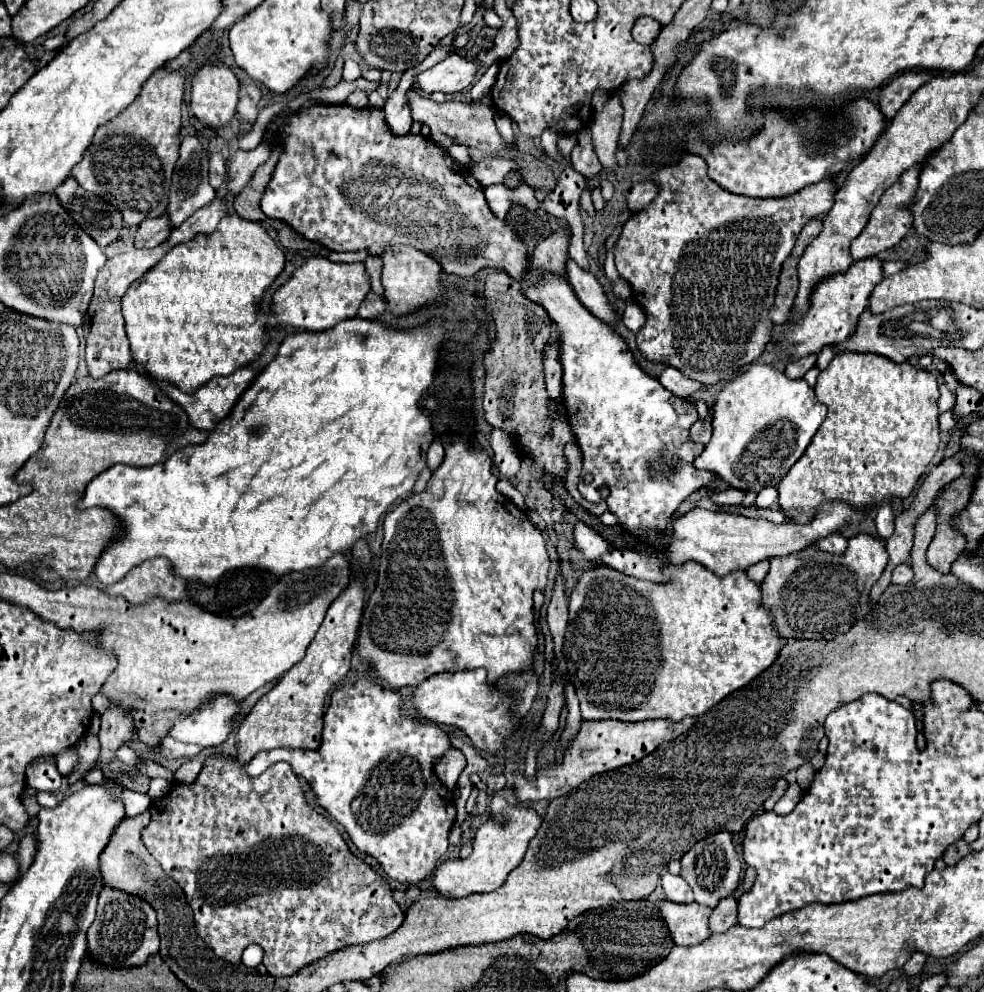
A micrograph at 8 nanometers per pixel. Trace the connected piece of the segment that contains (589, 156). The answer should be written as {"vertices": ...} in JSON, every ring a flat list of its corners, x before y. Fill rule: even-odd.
{"vertices":[[578,133,578,141,570,153,572,159,572,167,582,173,586,179,596,179,598,173,602,171,602,165,594,153,594,145,590,141,590,133],[586,135,586,137,584,137]]}

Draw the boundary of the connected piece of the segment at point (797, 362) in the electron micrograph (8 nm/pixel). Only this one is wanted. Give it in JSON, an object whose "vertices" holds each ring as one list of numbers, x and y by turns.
{"vertices":[[812,353,812,355,800,357,800,359,790,359,790,361,788,361,788,365,786,365,786,373,788,373,788,377,790,377,790,379,804,377,804,375,806,375,806,371,814,367,816,357,818,357,818,355,816,355,816,353]]}

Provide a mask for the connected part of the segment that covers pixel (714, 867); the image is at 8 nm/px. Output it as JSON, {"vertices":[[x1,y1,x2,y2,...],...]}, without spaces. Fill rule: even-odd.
{"vertices":[[728,831,714,833,702,841,698,841,682,859,682,871,680,875,686,879,686,883,692,887,696,903,706,905,706,907,716,907,720,899,732,897,732,893,738,889,740,883,740,873,742,873,742,863,740,857,734,849,732,835]]}

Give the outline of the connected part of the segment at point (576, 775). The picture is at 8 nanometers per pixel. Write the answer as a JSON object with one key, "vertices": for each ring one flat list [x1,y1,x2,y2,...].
{"vertices":[[686,717,682,721,668,721,668,719,648,719,638,723,622,723,622,721,582,721,582,727,578,731,576,741,572,743,572,751,564,755,562,765,552,765,550,769,538,771,536,779,530,783,524,775,514,777,514,791,518,801,552,801,556,797,562,797,564,793,570,793,576,789,582,781,586,781,592,775,612,771,622,765,630,765,634,761,640,761,648,753,656,751,658,745,664,741,676,739,684,731,692,727,694,719]]}

